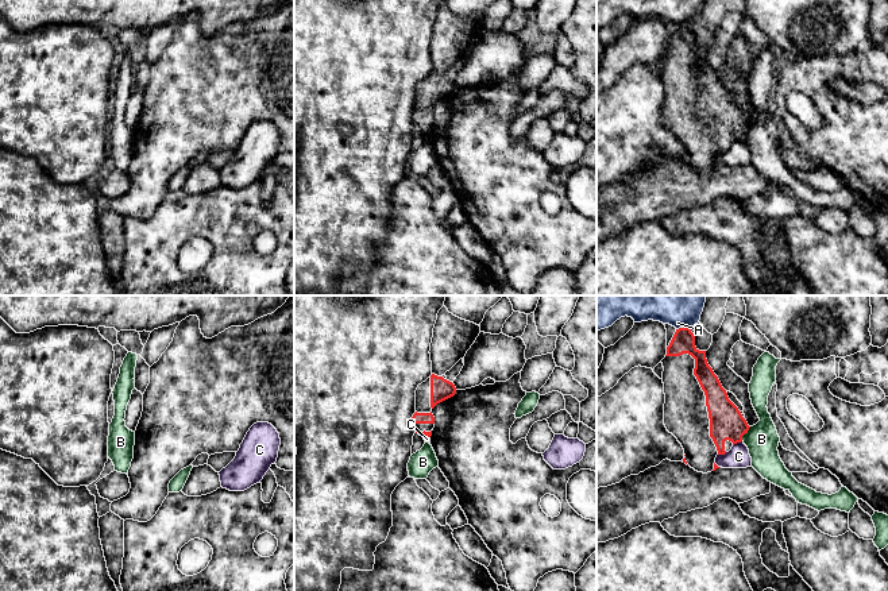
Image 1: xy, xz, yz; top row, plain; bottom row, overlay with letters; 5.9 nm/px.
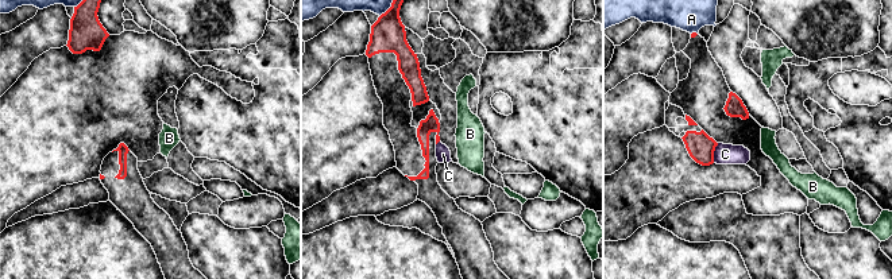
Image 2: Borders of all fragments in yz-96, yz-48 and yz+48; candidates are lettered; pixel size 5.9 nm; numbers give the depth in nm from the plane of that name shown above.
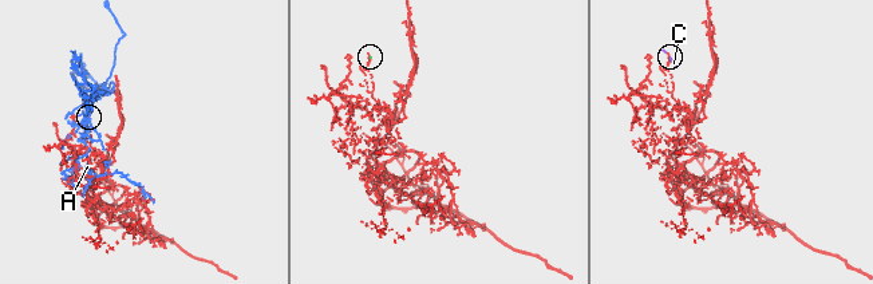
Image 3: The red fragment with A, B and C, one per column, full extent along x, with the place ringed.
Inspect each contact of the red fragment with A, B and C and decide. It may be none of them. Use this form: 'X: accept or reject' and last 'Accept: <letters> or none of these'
A: reject
B: reject
C: reject
Accept: none of these

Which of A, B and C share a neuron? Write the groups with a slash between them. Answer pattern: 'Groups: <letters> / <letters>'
Groups: A / B / C

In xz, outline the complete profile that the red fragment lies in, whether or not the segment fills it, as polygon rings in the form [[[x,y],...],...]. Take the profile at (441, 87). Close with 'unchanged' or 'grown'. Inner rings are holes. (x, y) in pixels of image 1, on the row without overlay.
[[[460,57],[449,69],[445,70],[445,77],[432,72],[425,80],[418,82],[416,88],[416,111],[412,115],[416,131],[420,134],[432,134],[435,125],[435,115],[432,107],[455,93],[455,76],[460,72],[464,61]]]; grown

